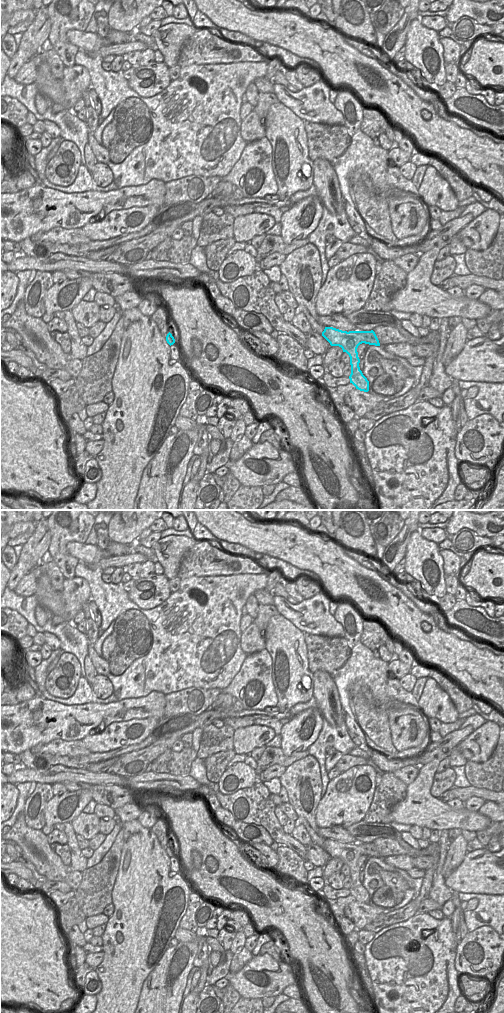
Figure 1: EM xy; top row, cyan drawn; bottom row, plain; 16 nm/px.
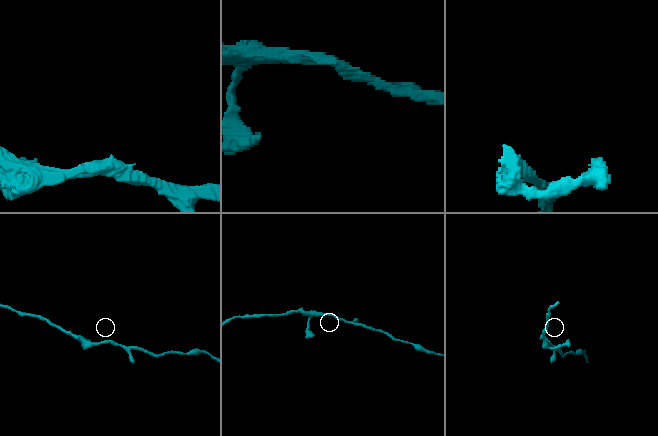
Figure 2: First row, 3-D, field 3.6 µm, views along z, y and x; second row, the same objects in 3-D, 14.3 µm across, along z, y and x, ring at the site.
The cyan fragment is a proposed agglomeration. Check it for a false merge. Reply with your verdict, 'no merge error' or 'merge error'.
no merge error

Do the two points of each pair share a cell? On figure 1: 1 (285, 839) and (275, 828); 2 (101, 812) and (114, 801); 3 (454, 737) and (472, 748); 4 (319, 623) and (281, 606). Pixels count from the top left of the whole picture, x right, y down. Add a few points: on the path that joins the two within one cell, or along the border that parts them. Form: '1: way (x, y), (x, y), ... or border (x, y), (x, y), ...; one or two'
1: way (282, 836), (277, 831); one
2: border (97, 803), (103, 803), (114, 809); two
3: border (475, 730), (457, 744); two
4: way (310, 616), (302, 616), (290, 612); one

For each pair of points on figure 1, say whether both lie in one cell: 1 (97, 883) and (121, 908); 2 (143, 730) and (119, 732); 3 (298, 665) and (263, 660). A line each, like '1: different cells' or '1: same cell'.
1: different cells
2: same cell
3: different cells

